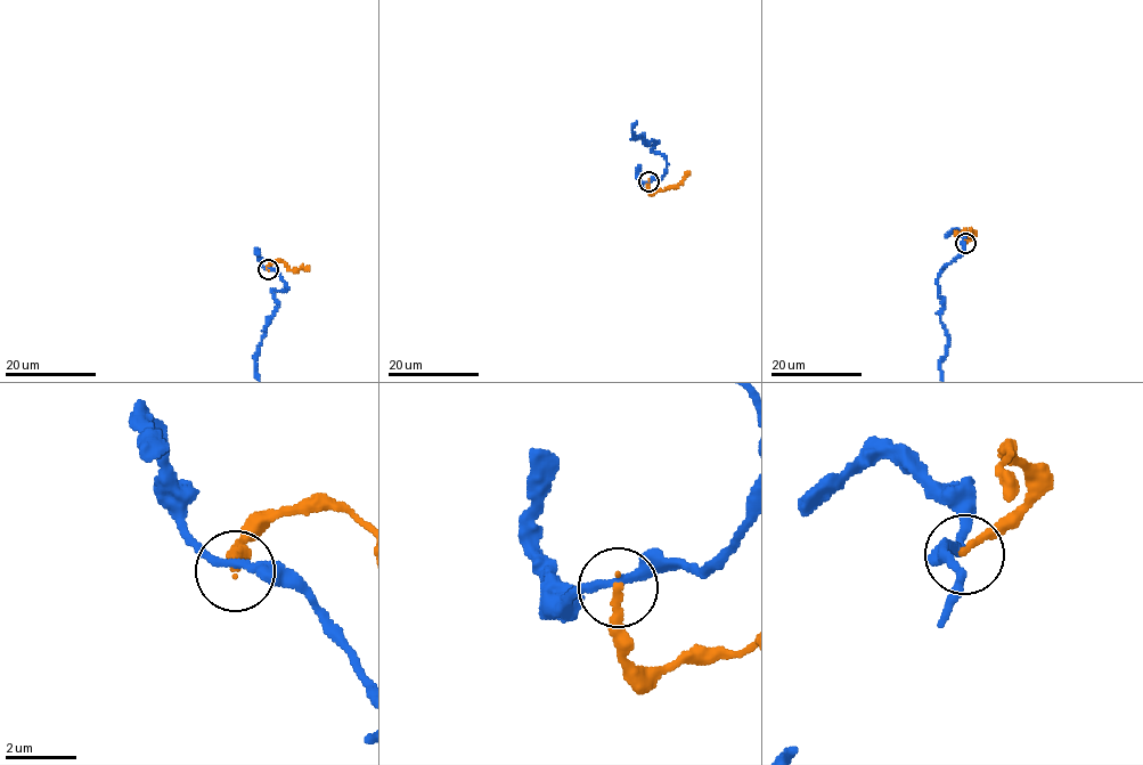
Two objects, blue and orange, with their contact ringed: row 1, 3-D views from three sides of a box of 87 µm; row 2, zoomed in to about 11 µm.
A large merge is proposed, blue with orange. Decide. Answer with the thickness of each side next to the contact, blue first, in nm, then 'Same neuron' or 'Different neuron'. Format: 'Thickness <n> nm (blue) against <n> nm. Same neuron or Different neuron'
Thickness 220 nm (blue) against 220 nm. Different neuron

